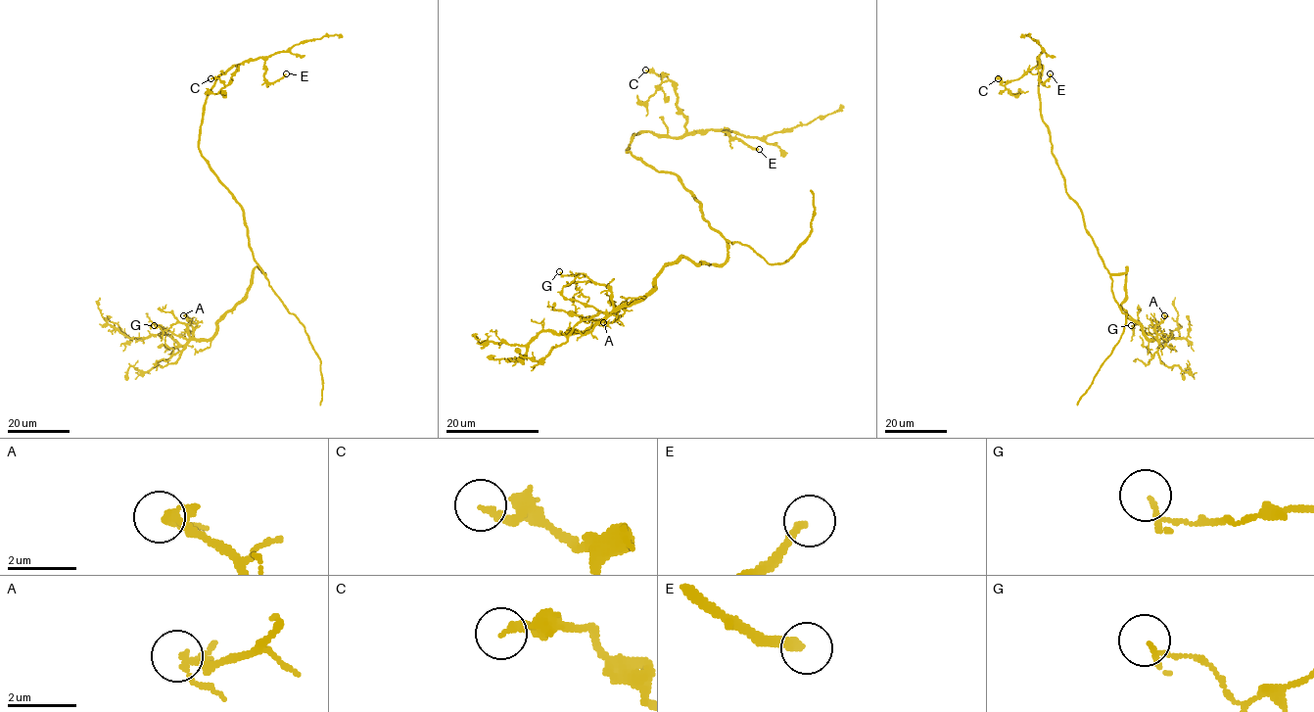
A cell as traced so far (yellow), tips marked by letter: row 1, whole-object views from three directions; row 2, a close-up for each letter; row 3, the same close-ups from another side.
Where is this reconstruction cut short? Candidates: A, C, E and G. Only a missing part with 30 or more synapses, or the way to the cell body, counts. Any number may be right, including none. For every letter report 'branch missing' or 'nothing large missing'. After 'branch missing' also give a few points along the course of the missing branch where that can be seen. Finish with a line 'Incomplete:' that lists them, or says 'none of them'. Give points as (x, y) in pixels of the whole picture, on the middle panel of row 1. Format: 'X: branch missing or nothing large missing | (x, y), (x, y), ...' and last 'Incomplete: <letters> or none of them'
A: nothing large missing
C: nothing large missing
E: branch missing | (759, 149), (772, 149), (797, 135), (809, 115), (822, 105), (830, 92)
G: nothing large missing
Incomplete: E

